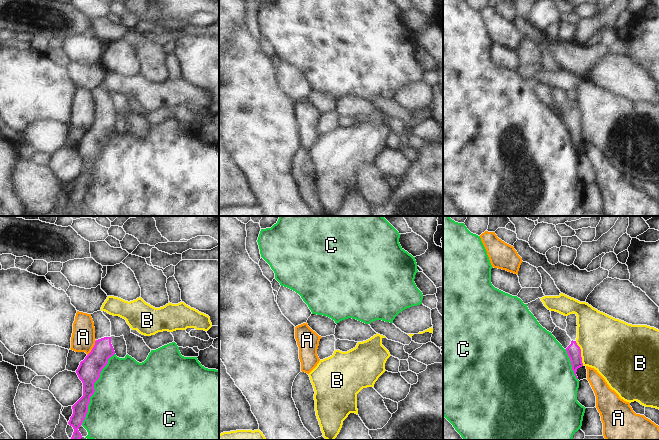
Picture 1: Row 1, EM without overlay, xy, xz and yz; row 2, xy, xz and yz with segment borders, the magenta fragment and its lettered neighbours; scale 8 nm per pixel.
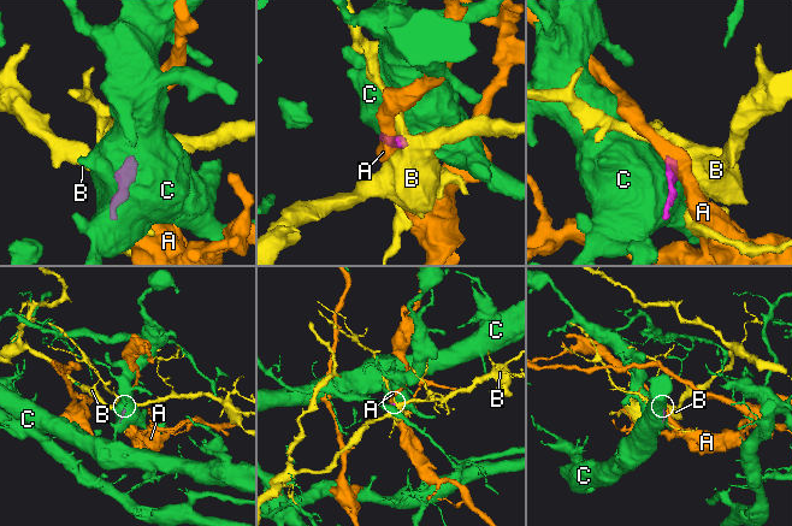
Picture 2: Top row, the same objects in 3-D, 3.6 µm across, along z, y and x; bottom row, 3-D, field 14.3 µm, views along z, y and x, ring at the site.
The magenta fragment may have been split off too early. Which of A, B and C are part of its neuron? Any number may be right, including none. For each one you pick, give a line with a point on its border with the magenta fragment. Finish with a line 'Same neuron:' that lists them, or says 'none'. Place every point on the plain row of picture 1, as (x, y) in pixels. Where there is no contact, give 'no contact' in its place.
Same neuron: none

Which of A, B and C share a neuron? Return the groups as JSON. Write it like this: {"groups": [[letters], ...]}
{"groups": [["A"], ["B"], ["C"]]}

